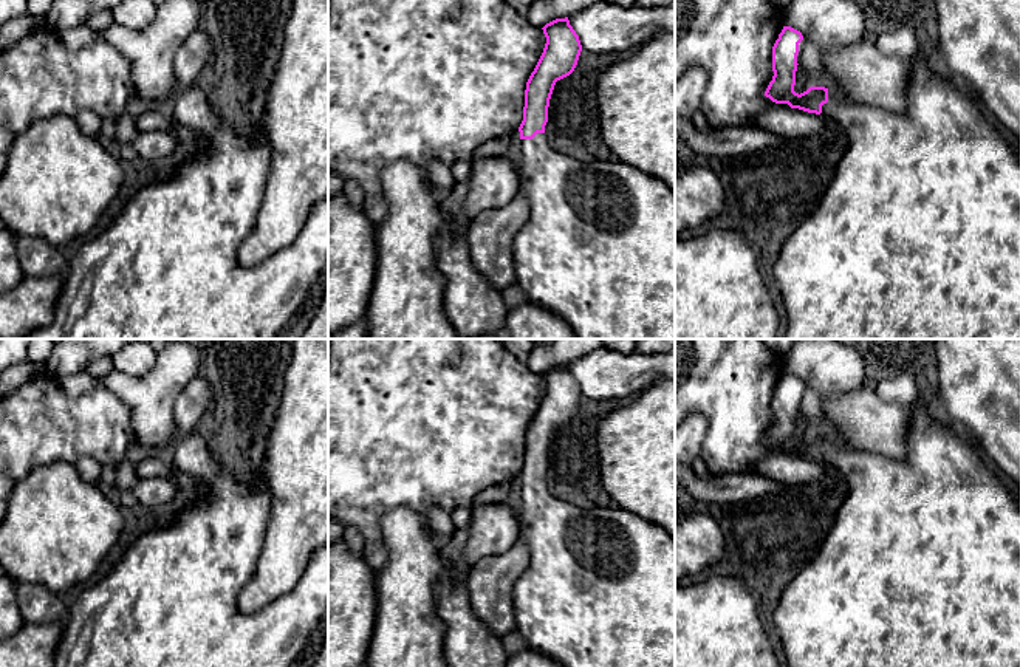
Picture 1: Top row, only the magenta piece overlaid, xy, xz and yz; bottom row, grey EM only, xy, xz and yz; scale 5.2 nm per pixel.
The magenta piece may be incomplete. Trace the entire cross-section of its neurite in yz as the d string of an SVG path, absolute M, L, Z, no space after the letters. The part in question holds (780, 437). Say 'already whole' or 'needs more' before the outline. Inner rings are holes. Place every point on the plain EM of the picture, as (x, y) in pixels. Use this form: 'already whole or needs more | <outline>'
needs more | M783 373L772 393L772 427L765 443L775 450L788 450L808 460L822 461L839 472L848 484L847 495L837 509L834 523L819 554L785 587L774 613L774 625L783 652L786 667L1020 667L1020 506L1003 480L989 470L981 457L970 446L970 435L955 424L940 407L935 392L921 392L913 402L912 430L909 433L907 457L890 457L865 452L825 433L809 433L796 440L796 418L800 378Z

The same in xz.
needs more | M568 364L543 375L546 390L525 436L517 517L529 552L528 568L514 587L517 631L526 648L563 667L675 667L675 540L659 526L616 505L579 508L554 497L545 484L549 446L557 427L570 422L582 392Z

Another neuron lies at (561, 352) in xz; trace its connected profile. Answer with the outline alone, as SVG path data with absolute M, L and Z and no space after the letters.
M554 339L549 345L542 342L532 347L526 367L543 375L556 365L565 365L590 351L605 348L601 339Z

